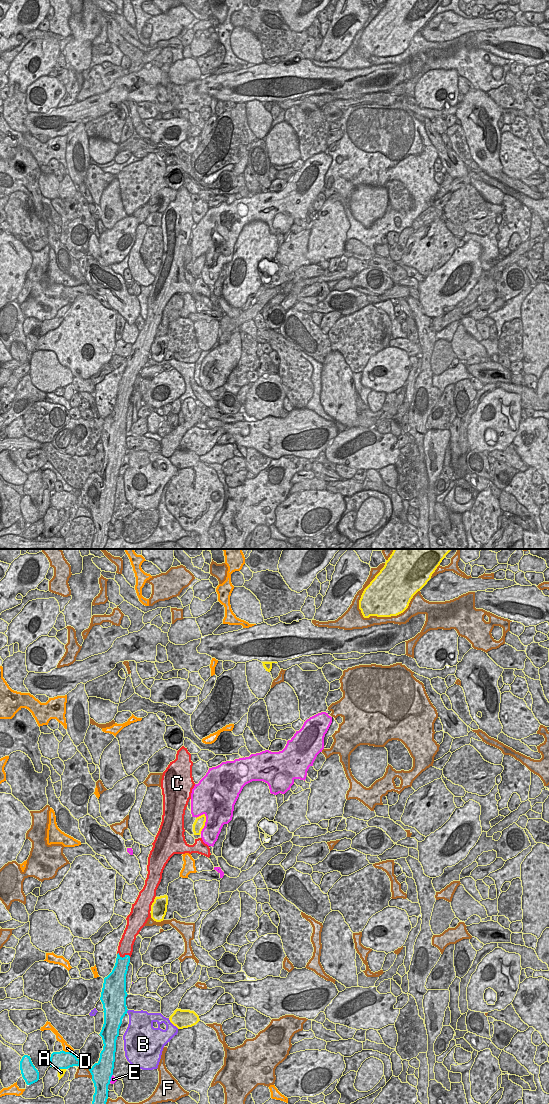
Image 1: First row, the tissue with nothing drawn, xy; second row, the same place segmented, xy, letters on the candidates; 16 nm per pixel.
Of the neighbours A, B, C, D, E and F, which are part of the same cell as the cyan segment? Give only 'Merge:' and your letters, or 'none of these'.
Merge: C

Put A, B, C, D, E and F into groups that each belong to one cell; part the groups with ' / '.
A / B / C / D / E / F

